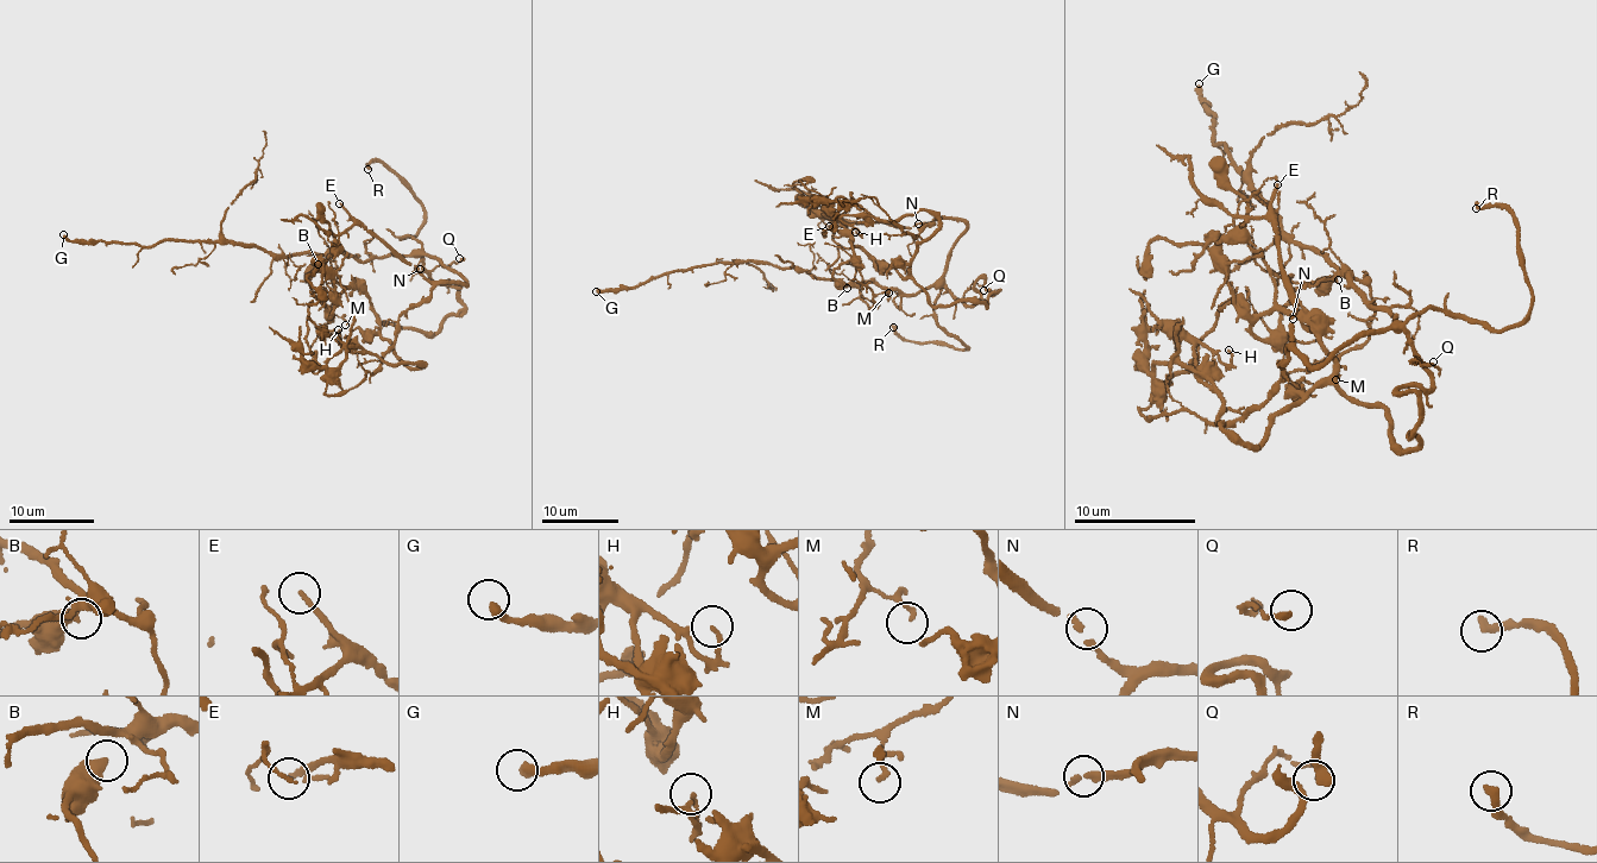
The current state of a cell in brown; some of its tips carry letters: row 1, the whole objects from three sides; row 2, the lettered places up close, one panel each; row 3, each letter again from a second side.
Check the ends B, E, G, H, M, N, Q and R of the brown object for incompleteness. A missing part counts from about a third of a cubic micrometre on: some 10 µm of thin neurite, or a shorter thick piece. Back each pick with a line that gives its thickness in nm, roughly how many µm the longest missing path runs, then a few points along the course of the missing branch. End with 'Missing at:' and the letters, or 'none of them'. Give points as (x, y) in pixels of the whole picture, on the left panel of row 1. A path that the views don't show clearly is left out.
E: Thickness 140 nm. Missing length about 30 µm
G: Thickness 320 nm. Missing length about 80 µm
R: Thickness 320 nm. Missing length about 15 µm
Missing at: E, G, R

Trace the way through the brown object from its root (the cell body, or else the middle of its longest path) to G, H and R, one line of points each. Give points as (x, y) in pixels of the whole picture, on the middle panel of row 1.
G: (862, 249), (840, 246), (838, 256), (856, 269), (847, 282), (748, 262), (665, 271), (635, 287), (596, 291)
H: (862, 249), (904, 277), (918, 244), (938, 220), (916, 212), (856, 221), (855, 232)
R: (862, 249), (838, 249), (852, 281), (910, 295), (941, 284), (935, 321), (968, 347), (906, 341), (893, 327)

